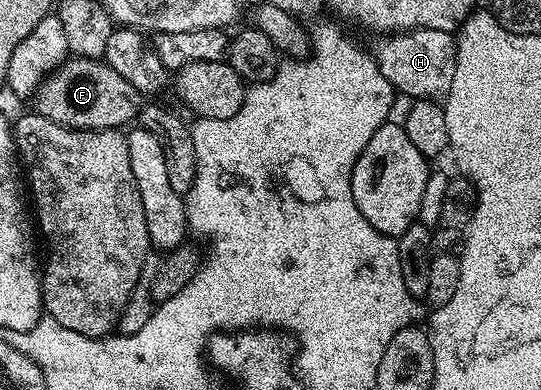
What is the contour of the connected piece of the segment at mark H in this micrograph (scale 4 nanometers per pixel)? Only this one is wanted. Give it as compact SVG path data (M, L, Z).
M415 29L389 33L377 43L375 58L383 77L393 86L394 92L409 95L410 100L444 100L453 80L457 44L454 36L443 29Z

